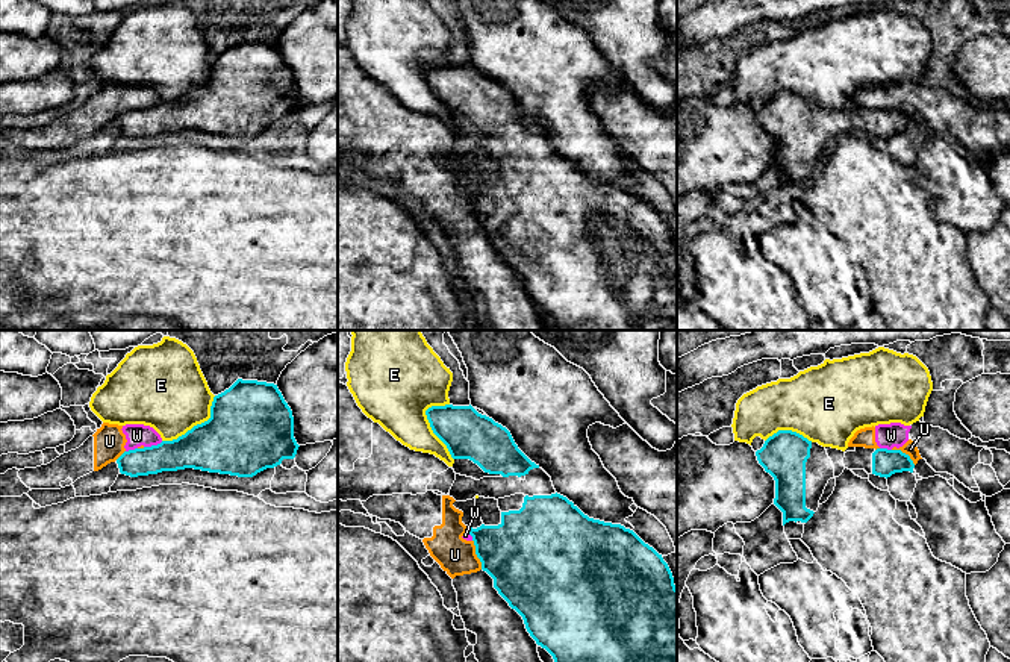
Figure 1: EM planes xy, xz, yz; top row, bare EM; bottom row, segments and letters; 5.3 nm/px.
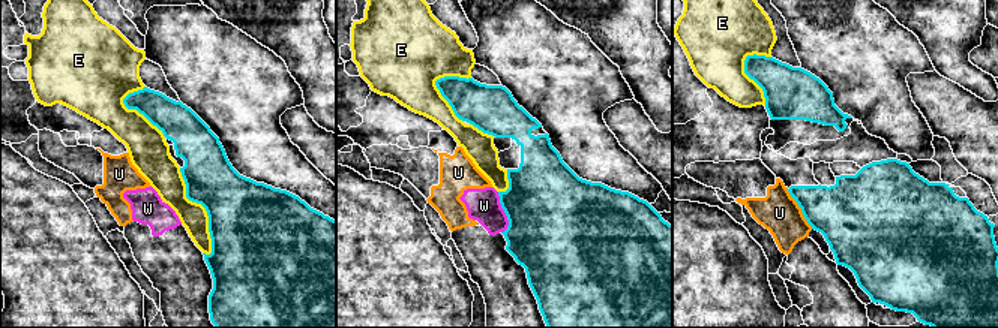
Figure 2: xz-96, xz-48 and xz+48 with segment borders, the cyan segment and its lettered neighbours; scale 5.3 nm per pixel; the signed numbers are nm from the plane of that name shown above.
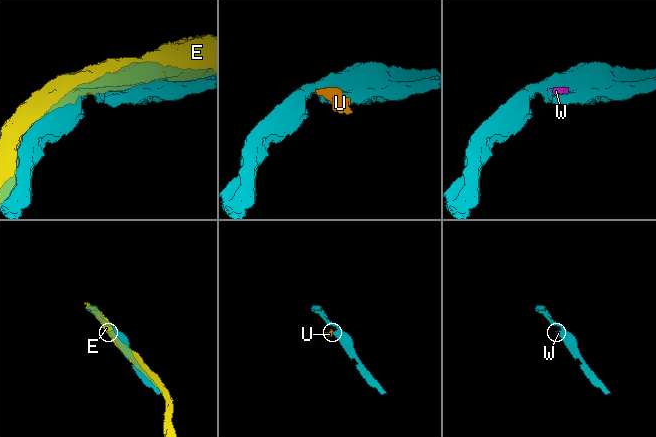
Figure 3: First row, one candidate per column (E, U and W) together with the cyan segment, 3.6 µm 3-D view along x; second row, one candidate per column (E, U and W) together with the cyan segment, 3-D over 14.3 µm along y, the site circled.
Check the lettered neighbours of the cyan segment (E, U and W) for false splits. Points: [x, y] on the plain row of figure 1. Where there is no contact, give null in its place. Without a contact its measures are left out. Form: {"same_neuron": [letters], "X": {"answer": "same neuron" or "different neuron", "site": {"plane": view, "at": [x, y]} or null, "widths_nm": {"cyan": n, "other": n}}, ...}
{"same_neuron": [], "E": {"answer": "different neuron", "site": {"plane": "xz", "at": [433, 93]}, "widths_nm": {"cyan": 260, "other": 300}}, "U": {"answer": "different neuron", "site": {"plane": "xz", "at": [476, 214]}, "widths_nm": {"cyan": 400, "other": 200}}, "W": {"answer": "different neuron", "site": {"plane": "xy", "at": [153, 106]}, "widths_nm": {"cyan": 220, "other": 120}}}

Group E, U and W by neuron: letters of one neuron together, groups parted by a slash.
E / U W

